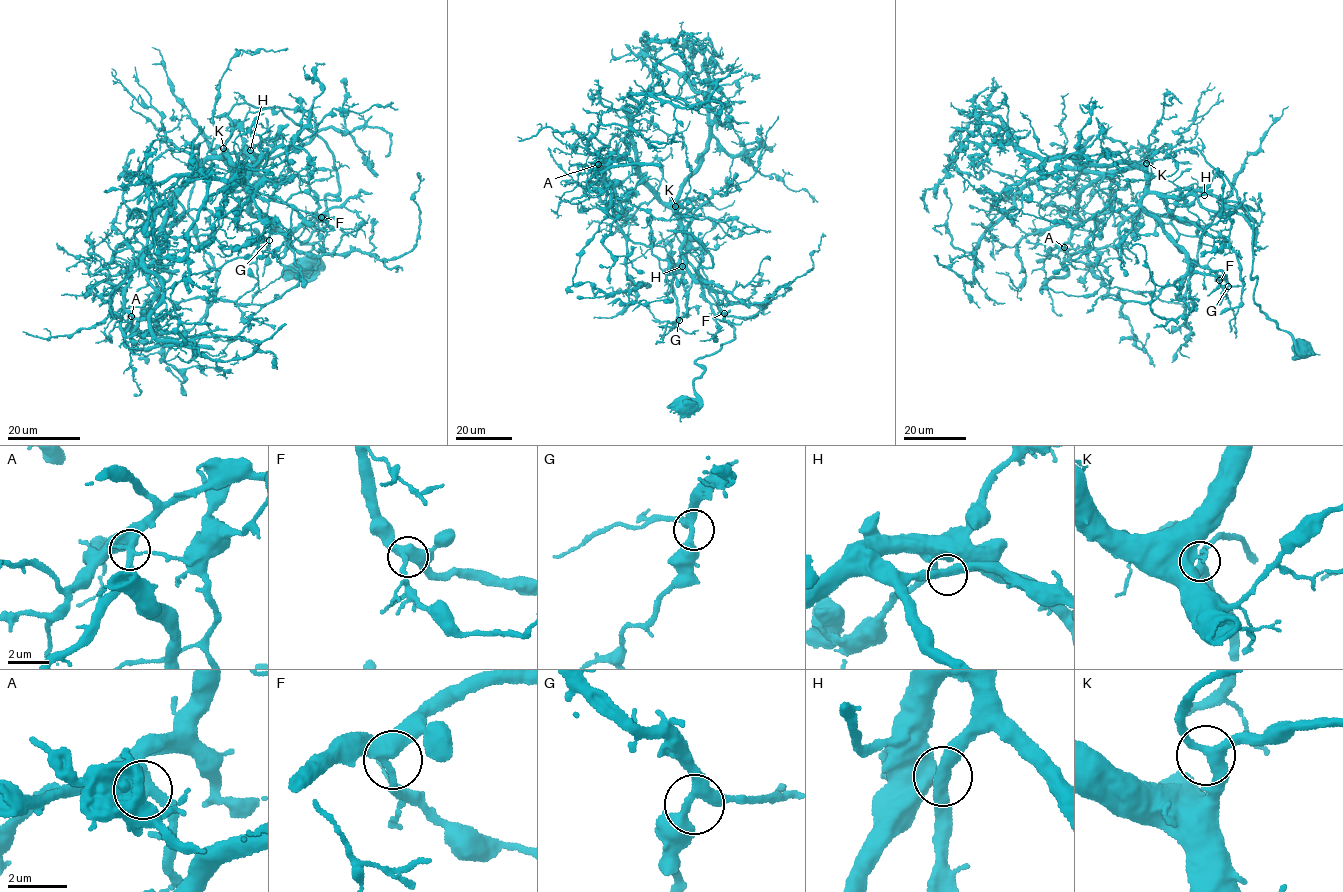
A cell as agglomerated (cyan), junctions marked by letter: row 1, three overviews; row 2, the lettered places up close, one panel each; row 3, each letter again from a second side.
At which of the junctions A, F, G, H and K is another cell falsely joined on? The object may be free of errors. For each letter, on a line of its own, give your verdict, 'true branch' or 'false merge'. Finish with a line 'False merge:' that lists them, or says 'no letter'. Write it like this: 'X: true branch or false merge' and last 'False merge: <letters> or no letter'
A: false merge
F: true branch
G: true branch
H: true branch
K: true branch
False merge: A

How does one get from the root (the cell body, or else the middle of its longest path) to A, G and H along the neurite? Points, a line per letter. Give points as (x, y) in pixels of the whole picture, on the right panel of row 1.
A: (1305, 350), (1254, 300), (1254, 223), (1222, 173), (1193, 147), (1100, 177), (1082, 191), (1079, 224), (1064, 248)
G: (1305, 350), (1254, 300), (1254, 223), (1222, 173), (1193, 147), (1150, 160), (1141, 207), (1190, 261), (1228, 286)
H: (1305, 350), (1254, 300), (1254, 223), (1222, 173), (1193, 147), (1148, 162), (1151, 191), (1204, 195)

